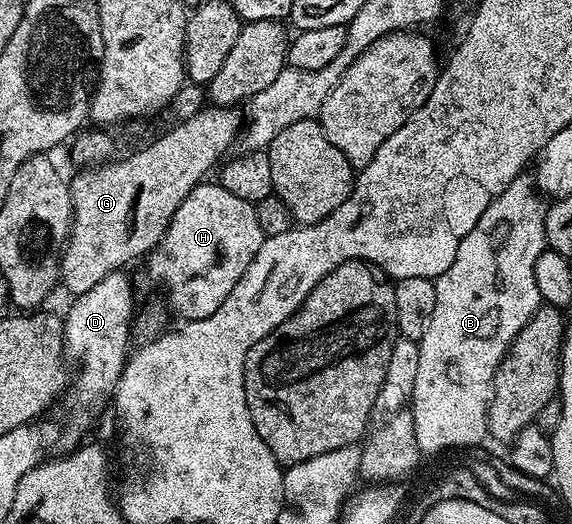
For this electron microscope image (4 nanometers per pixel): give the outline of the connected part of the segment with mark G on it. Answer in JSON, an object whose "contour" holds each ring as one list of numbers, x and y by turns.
{"contour":[[205,105,196,115,177,121,173,130,154,139,145,150,103,165,89,165,79,171,81,174,70,178,68,191,72,197,72,233,60,256,60,282,69,290,69,295,90,292,90,288,94,288,98,280,106,280,106,276,123,271,127,262,132,262,143,254,144,257,151,255,156,245,163,240,174,212,178,212,178,204,182,204,182,200,190,196,193,188,211,175,208,173,211,172,212,165,214,170,235,142,237,145,242,134,242,114,238,111,240,110,236,106]]}

